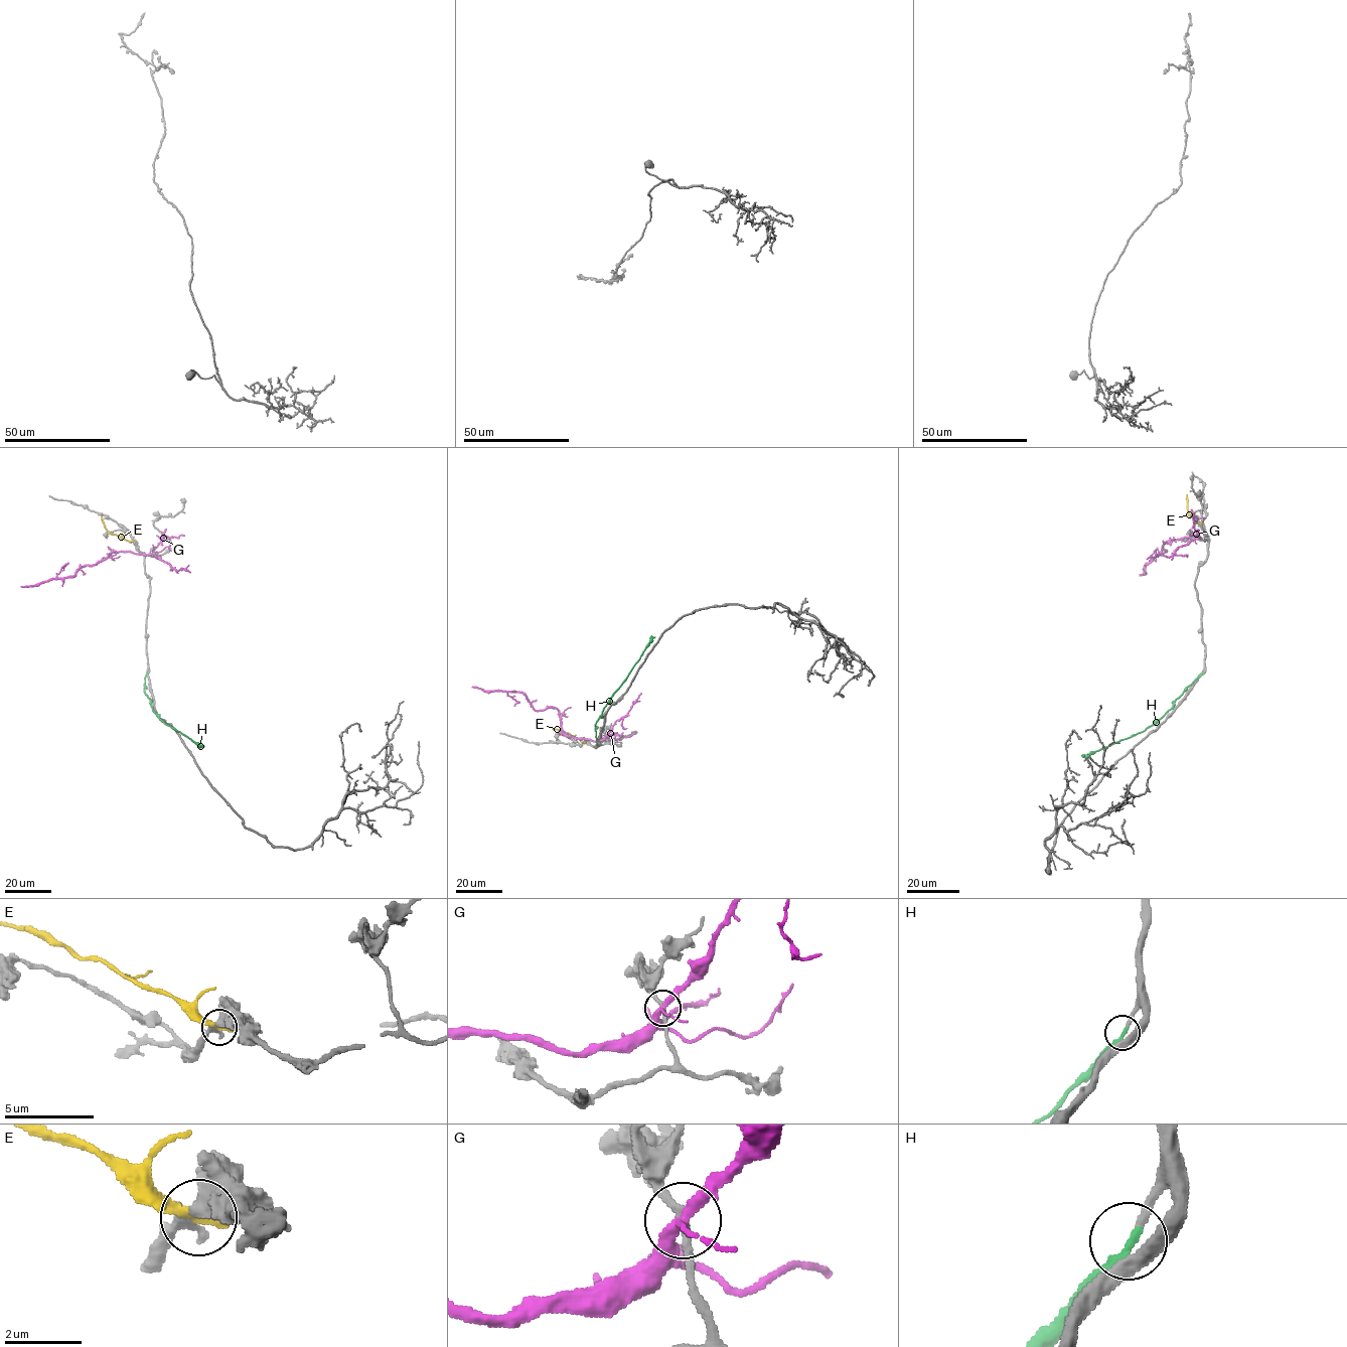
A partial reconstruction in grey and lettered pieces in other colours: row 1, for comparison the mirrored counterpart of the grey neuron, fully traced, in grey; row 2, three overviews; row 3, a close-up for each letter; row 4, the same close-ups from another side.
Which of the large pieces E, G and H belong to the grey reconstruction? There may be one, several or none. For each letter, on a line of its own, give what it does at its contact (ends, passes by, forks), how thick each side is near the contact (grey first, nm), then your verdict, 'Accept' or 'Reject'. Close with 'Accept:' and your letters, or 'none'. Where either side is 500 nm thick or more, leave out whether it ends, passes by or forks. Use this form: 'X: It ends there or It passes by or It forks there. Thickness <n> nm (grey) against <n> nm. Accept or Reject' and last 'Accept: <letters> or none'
E: It ends there. Thickness 320 nm (grey) against 300 nm. Reject
G: It forks there. Thickness 220 nm (grey) against 260 nm. Reject
H: It ends there. Thickness 190 nm (grey) against 240 nm. Accept
Accept: H

